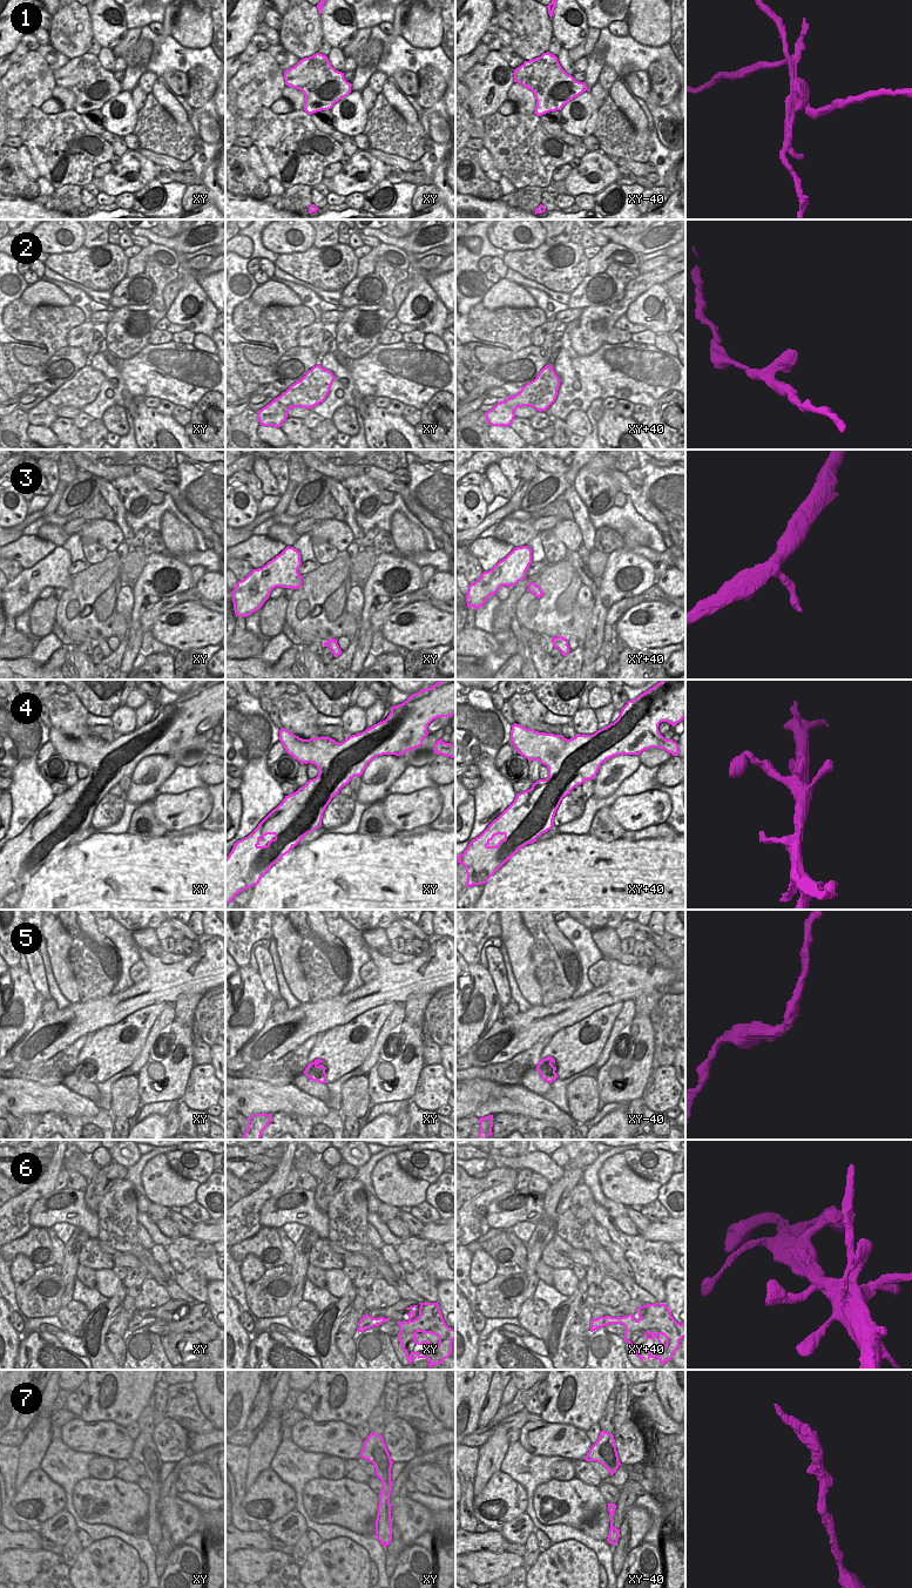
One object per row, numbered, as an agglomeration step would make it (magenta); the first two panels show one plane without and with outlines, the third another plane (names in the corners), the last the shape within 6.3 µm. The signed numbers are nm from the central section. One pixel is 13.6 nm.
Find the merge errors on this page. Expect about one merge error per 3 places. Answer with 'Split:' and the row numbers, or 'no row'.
Split: 1.

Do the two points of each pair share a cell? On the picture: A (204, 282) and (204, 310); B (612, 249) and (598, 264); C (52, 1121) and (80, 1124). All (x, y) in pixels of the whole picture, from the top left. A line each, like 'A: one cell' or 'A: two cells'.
A: two cells
B: one cell
C: one cell

